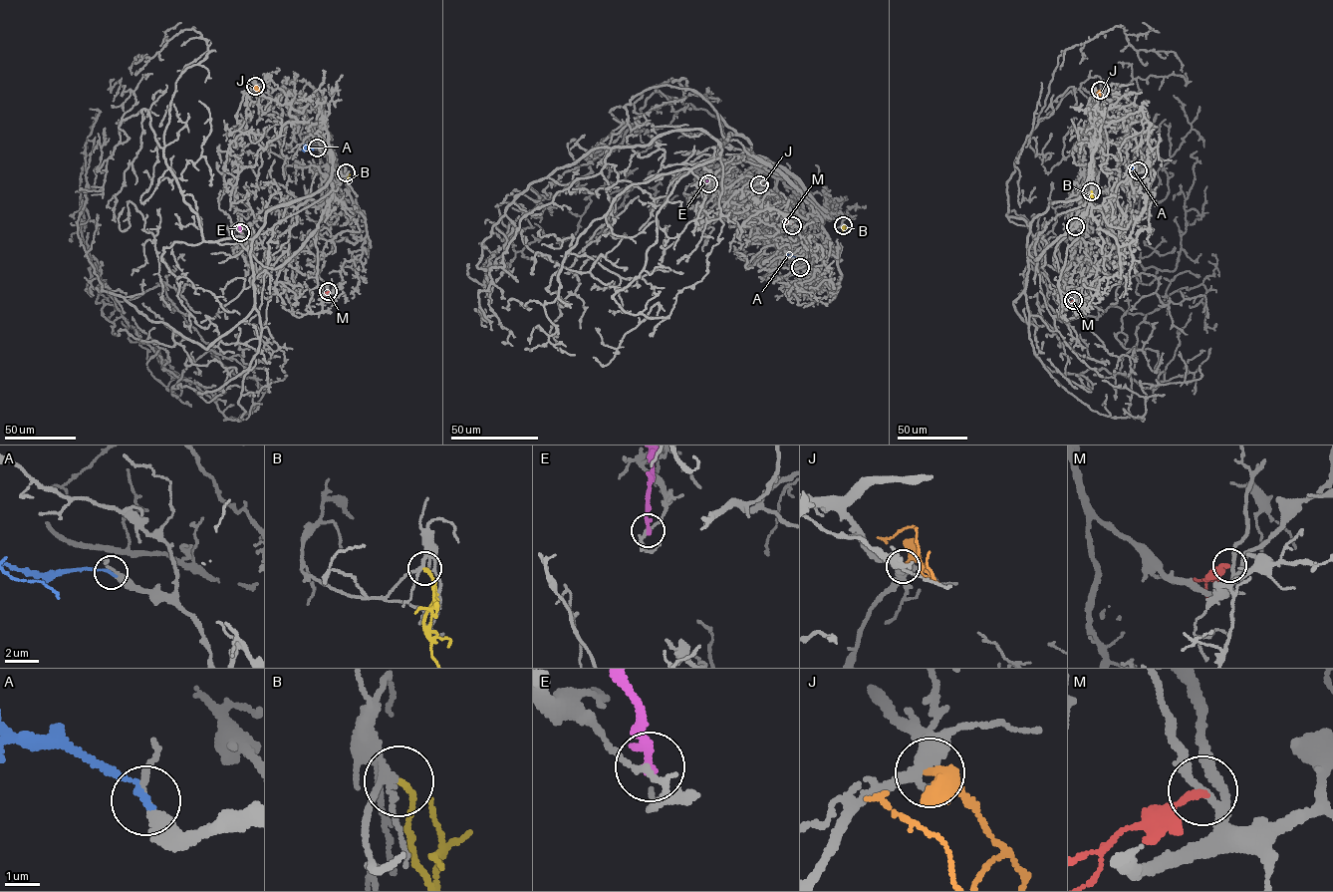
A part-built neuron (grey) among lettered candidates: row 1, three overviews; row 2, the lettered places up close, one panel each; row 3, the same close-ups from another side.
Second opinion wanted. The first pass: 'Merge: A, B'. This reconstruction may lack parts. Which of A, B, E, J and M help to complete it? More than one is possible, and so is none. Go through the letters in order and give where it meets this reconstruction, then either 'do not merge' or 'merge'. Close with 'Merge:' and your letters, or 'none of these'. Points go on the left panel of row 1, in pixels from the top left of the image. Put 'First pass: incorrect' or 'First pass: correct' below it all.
A: contact (317, 148); merge
B: contact (346, 172); merge
E: contact (240, 232); do not merge
J: contact (255, 86); do not merge
M: contact (328, 291); do not merge
Merge: A, B
First pass: correct

